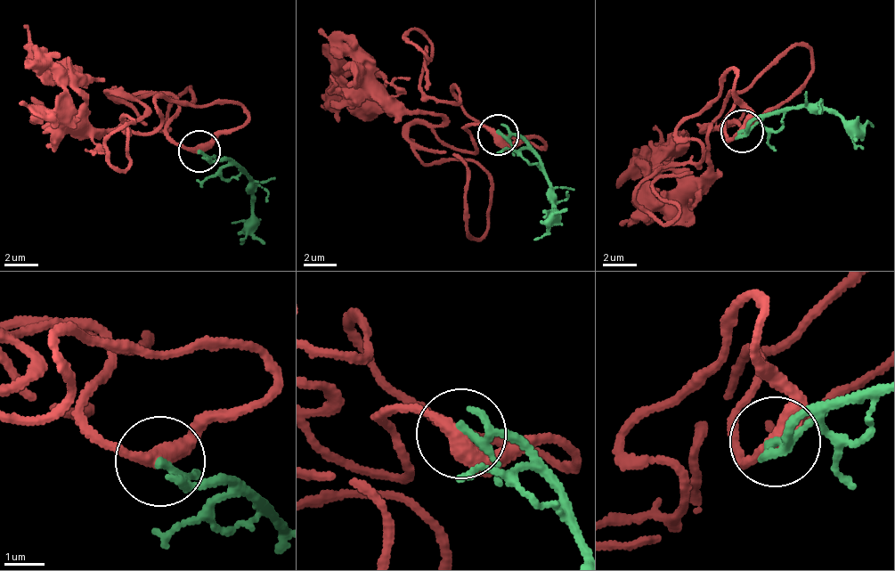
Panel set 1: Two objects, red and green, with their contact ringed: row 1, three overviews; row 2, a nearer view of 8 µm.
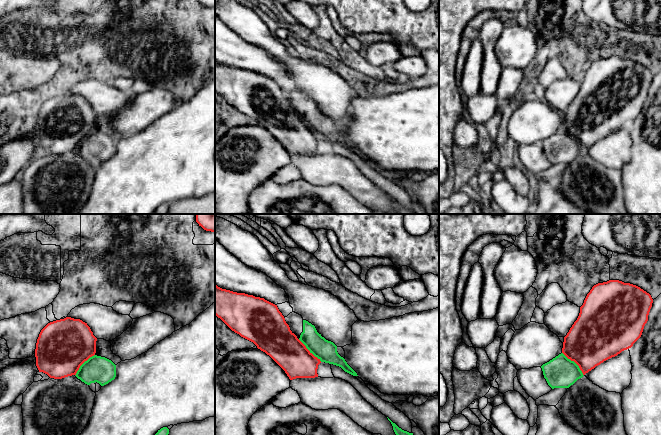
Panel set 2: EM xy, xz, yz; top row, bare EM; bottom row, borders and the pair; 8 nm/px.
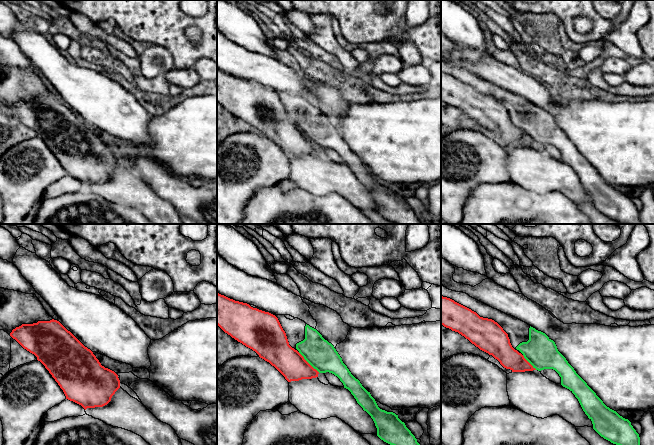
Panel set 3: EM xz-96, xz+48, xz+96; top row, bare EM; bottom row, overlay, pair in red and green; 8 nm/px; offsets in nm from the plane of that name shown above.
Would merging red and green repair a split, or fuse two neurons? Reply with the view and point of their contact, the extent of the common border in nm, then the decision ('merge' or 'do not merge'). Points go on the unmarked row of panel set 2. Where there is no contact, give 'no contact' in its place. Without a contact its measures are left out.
xz (309, 127) | 260 nm | do not merge

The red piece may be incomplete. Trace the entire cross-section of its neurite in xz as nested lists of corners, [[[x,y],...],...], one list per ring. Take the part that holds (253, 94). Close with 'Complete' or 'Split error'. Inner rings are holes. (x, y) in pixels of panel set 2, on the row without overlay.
[[[215,61],[215,91],[269,131],[290,156],[318,153],[320,135],[290,106],[277,81]]]. Complete

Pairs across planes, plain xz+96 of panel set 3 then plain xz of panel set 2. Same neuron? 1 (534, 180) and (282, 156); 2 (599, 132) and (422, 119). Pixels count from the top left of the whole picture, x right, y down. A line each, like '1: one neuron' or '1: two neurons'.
1: two neurons
2: one neuron

